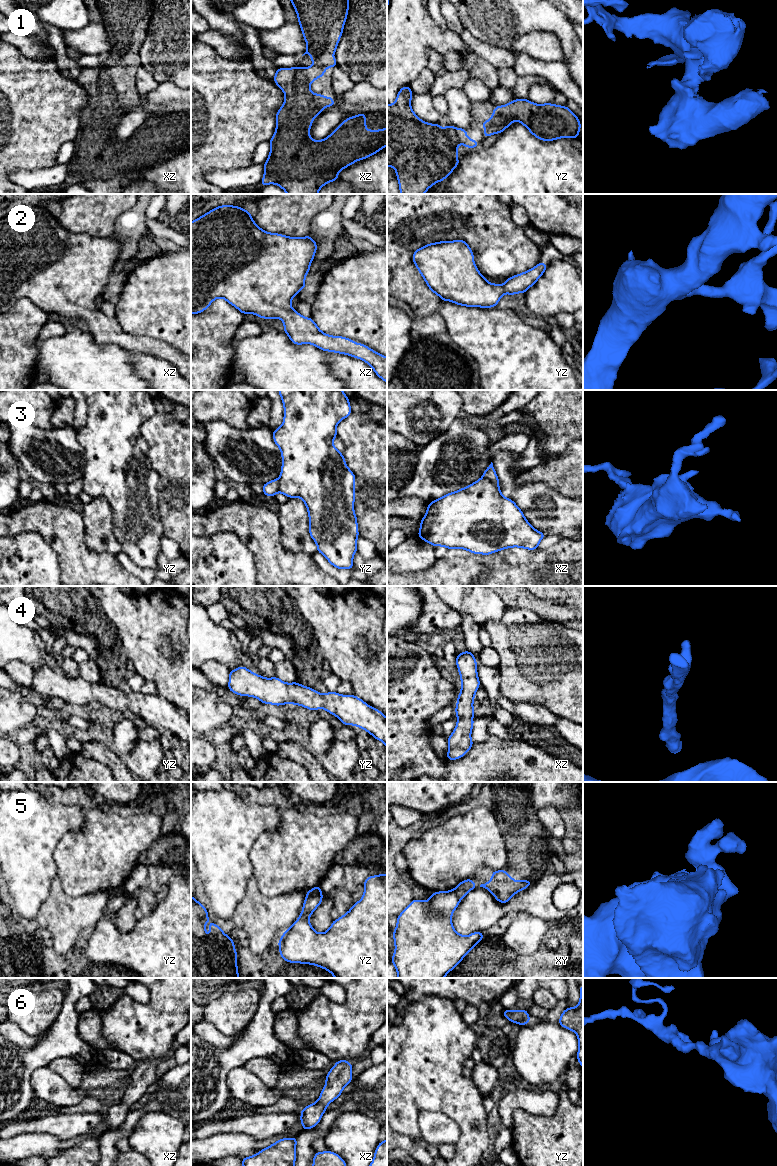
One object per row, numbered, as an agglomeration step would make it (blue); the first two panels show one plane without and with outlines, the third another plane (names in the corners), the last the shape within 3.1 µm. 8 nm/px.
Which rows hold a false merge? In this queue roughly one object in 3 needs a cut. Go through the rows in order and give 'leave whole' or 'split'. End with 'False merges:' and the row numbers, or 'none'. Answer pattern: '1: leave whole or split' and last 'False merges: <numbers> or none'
1: leave whole
2: leave whole
3: split
4: leave whole
5: split
6: leave whole
False merges: 3, 5

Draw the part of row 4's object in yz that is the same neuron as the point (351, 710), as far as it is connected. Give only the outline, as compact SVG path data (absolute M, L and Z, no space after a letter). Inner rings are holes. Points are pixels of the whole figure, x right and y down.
M244 666L230 670L228 690L239 696L257 698L263 704L280 706L294 704L308 710L325 709L341 720L343 725L354 725L382 741L387 748L387 718L355 695L337 692L321 694L300 683L286 683L278 677L264 678Z

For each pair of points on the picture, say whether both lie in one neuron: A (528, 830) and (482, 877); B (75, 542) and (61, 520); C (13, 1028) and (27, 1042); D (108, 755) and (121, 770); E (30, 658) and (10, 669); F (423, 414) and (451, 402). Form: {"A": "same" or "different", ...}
{"A": "same", "B": "same", "C": "same", "D": "same", "E": "different", "F": "same"}

